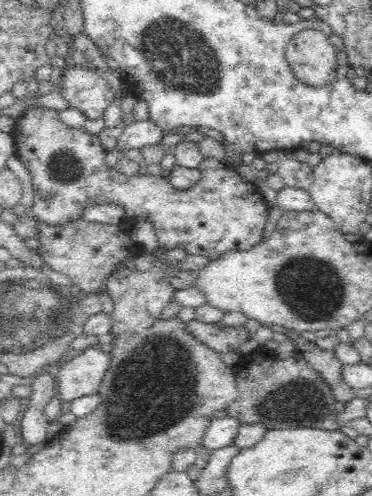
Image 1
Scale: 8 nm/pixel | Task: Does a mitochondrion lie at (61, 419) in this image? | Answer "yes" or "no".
no

